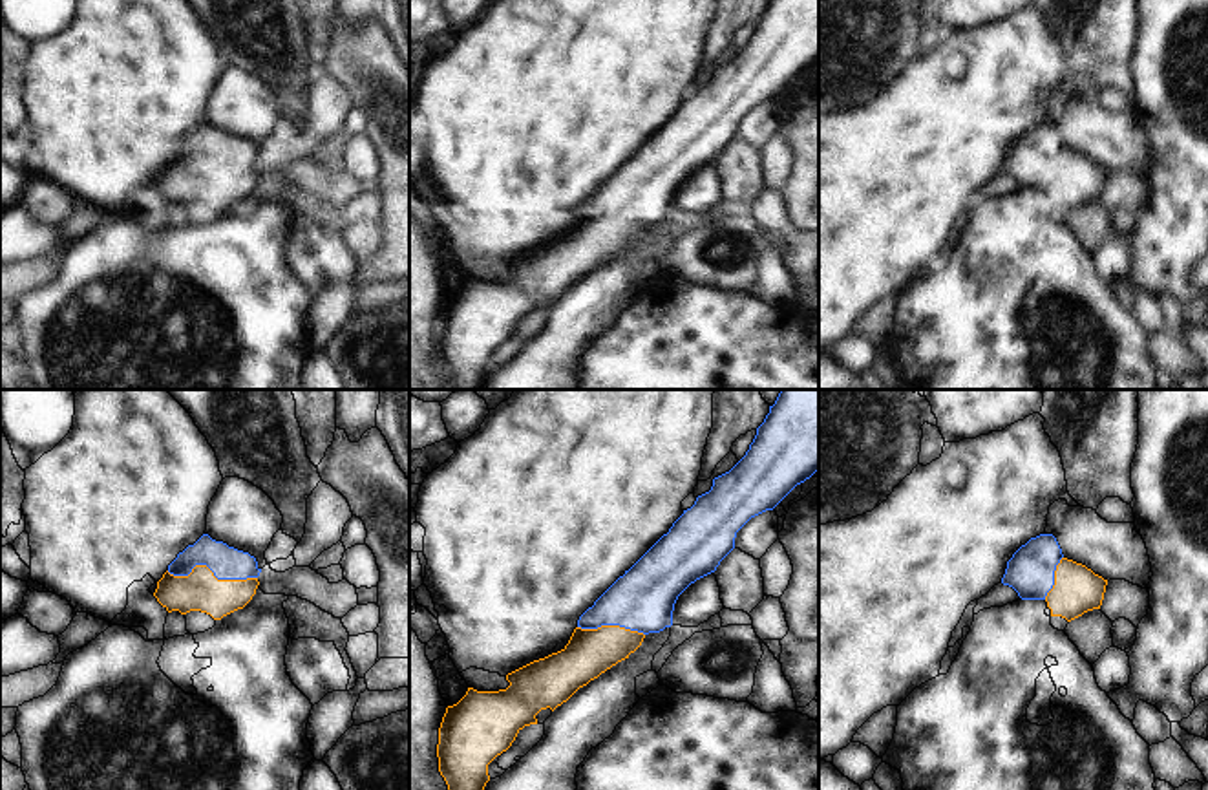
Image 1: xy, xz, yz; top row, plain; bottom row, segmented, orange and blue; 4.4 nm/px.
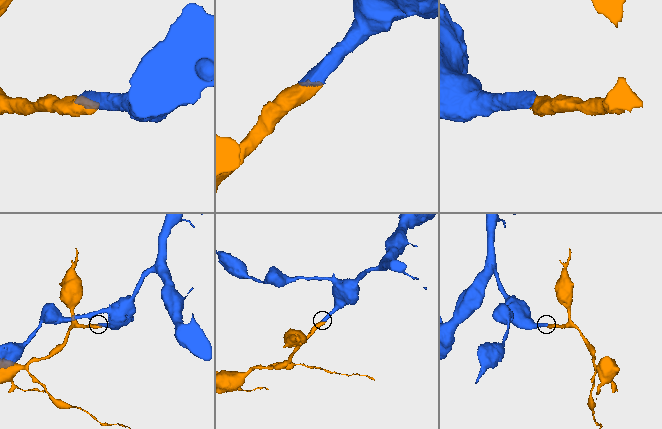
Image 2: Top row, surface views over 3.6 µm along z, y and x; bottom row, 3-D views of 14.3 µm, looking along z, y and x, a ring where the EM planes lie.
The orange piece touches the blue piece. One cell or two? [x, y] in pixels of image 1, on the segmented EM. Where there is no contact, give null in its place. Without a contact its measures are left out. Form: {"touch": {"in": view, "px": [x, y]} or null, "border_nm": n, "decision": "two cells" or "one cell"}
{"touch": {"in": "xy", "px": [212, 573]}, "border_nm": 400, "decision": "one cell"}

